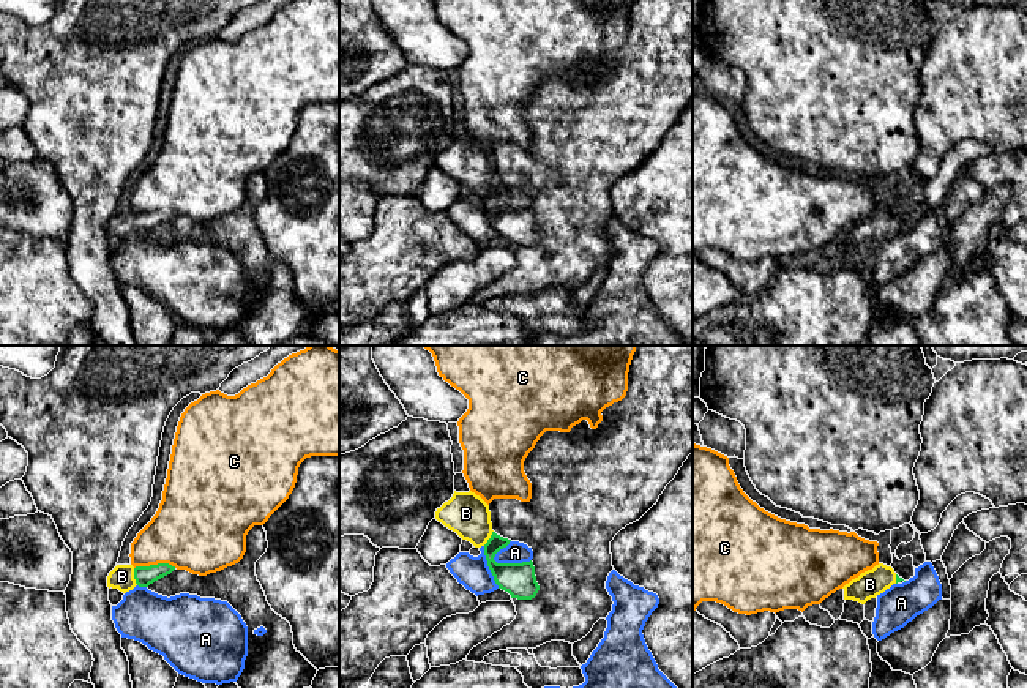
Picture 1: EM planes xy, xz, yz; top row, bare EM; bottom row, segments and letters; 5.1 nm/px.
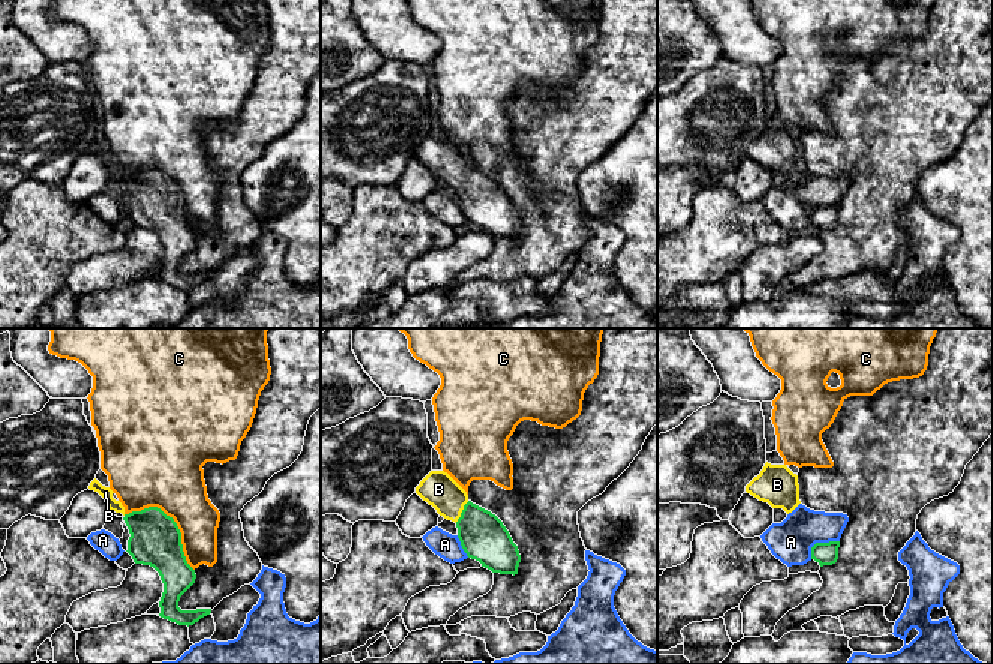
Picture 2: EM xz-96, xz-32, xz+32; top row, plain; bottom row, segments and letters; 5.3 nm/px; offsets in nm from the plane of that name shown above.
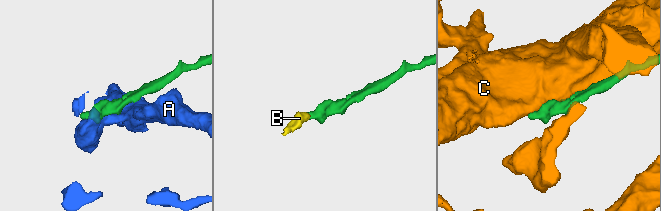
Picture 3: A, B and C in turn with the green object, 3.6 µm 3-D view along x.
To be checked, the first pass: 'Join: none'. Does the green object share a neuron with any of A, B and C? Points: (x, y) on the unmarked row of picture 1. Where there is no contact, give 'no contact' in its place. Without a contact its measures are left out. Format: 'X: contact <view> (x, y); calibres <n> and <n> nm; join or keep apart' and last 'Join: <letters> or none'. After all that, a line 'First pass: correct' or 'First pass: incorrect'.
A: contact xz (511, 210); calibres 170 and 110 nm; keep apart
B: contact xy (134, 223); calibres 100 and 120 nm; join
C: contact xy (155, 212); calibres 100 and 400 nm; keep apart
Join: B
First pass: incorrect

